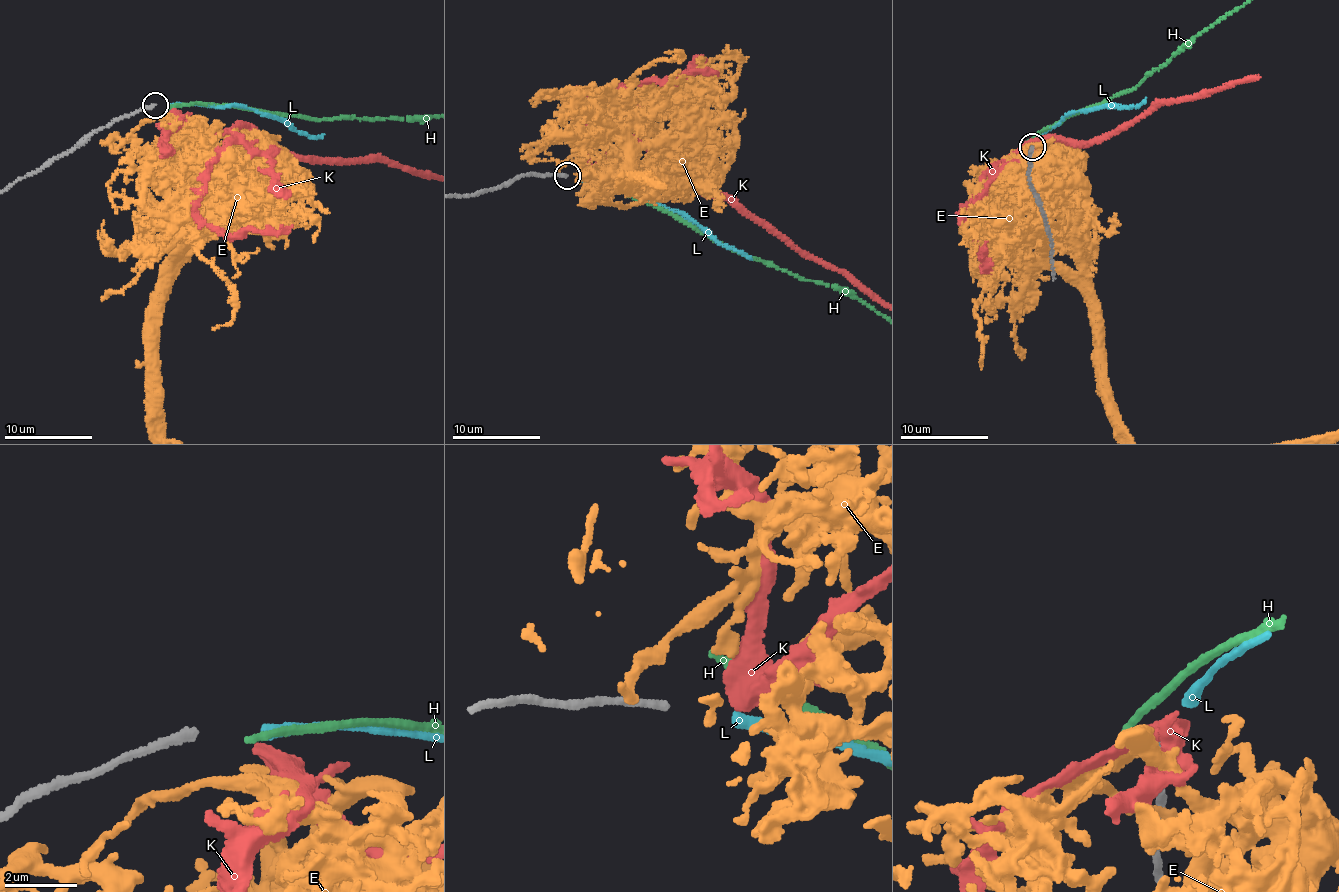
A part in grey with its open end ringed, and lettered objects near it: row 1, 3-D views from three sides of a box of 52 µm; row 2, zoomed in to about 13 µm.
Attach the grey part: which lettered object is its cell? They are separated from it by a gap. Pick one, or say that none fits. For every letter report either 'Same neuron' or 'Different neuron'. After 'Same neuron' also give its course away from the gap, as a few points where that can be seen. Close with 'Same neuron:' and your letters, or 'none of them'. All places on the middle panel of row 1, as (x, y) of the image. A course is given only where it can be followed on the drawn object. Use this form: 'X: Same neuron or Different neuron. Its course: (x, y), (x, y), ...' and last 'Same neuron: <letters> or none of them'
E: Different neuron
H: Different neuron
K: Different neuron
L: Same neuron
Same neuron: L

